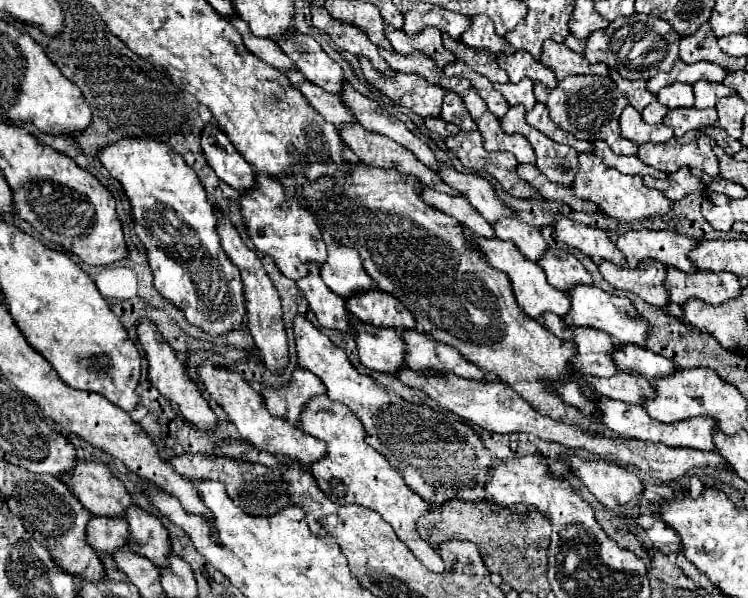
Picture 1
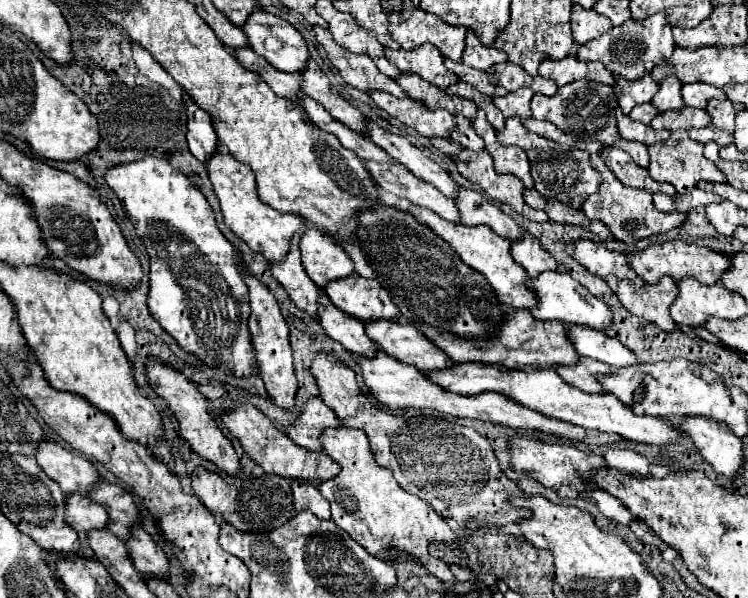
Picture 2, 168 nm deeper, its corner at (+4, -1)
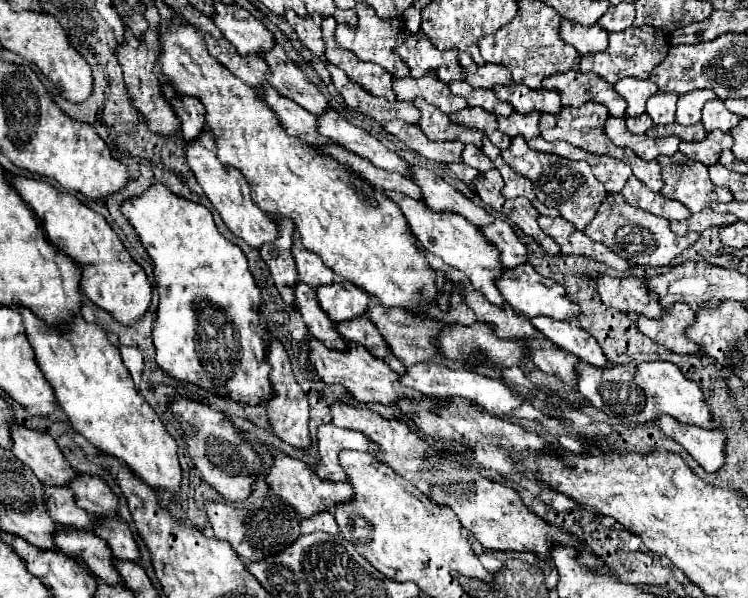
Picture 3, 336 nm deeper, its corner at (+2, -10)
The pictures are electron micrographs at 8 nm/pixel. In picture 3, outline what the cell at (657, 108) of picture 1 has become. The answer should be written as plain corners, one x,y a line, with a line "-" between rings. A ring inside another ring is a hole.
642,114
638,118
626,118
626,124
628,124
628,130
632,134
644,134
654,122
652,122
652,118
648,114

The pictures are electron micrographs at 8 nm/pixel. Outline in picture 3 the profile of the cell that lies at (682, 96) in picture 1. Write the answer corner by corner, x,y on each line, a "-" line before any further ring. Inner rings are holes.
656,92
646,102
646,112
654,124
672,124
676,120
676,92

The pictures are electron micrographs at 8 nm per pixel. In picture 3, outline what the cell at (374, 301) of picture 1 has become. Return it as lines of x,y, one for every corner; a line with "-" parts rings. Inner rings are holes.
346,280
318,288
316,296
318,296
318,304
322,306
322,310
334,322
360,318
368,312
370,294
364,292
360,286
354,286

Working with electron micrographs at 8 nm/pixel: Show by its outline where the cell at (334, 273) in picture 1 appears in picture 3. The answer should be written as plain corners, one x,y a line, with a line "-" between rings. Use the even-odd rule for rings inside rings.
294,236
294,246
292,246
292,256
296,260
296,268
298,268
298,276
304,284
318,288
318,286
326,286
334,282
334,270
330,270
328,266
324,266
322,258
318,258
316,254
308,252
300,238

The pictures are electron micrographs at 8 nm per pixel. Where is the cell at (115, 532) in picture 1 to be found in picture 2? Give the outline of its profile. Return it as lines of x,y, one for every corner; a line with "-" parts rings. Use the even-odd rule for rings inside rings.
74,493
66,497
66,521
78,533
88,533
92,529
104,529
108,523
108,513
102,505

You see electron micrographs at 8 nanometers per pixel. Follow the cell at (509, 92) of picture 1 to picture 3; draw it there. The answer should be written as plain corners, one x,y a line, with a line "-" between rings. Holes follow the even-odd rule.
532,110
530,114
510,114
510,116
498,116
498,128
508,136
524,136
526,140
538,136
538,110

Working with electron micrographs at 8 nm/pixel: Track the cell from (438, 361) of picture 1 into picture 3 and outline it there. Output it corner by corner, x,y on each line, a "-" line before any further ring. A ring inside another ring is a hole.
366,316
354,318
350,322
340,322
336,326
338,326
338,332
342,336
346,336
346,340
366,346
366,350
370,350
370,354
374,354
376,358
382,358
400,376
406,374
406,366
398,358
394,358
390,346
386,346
386,340
378,334
378,328
374,328
374,324

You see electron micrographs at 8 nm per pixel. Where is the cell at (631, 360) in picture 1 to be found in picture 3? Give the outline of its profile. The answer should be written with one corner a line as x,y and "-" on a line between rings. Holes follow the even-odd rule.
532,318
530,322
544,338
548,338
558,348
578,356
592,366
608,366
608,358
596,338
590,336
584,328
580,328
578,322
554,322
552,318

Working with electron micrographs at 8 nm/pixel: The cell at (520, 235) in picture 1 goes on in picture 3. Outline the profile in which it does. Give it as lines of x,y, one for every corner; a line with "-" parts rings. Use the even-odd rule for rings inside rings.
414,166
414,182
420,186
426,204
434,212
452,212
452,214
462,214
468,222
476,226
488,226
494,222
494,216
488,214
482,206
474,204
470,198
460,194
454,186
444,182
440,176
434,172

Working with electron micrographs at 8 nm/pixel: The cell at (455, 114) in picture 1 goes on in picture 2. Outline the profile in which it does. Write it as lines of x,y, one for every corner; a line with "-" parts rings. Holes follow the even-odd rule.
456,117
456,129
450,135
452,141
456,141
458,145
470,149
470,151
482,151
484,149
484,141
476,135
476,131
472,129
472,123
464,117

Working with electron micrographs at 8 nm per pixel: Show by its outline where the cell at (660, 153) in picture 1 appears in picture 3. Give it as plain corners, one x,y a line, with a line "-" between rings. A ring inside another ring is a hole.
682,152
674,156
658,156
662,166
664,188
660,190
666,198
682,202
690,212
708,208
712,202
732,202
732,194
726,188
718,188
708,178
708,168
702,162
688,158

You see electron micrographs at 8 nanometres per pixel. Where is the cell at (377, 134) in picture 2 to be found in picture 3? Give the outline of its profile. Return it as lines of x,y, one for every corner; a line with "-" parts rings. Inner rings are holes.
328,110
326,116
318,118
318,132
322,136
332,138
346,150
370,160
378,168
384,168
388,172
398,172
402,176
412,174
412,168
404,158
400,158
396,152
390,152
382,142
378,142
364,128
350,124
336,110

